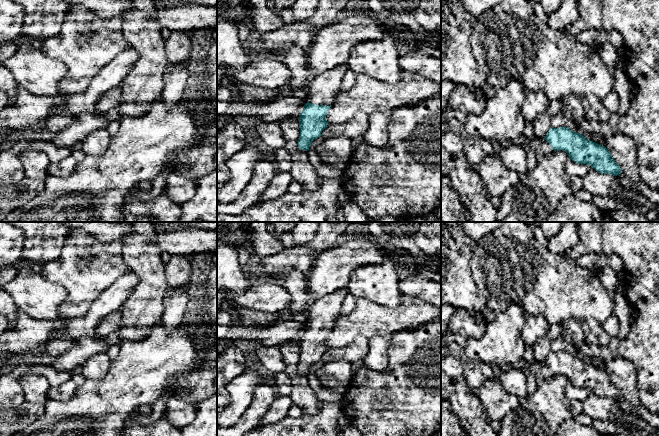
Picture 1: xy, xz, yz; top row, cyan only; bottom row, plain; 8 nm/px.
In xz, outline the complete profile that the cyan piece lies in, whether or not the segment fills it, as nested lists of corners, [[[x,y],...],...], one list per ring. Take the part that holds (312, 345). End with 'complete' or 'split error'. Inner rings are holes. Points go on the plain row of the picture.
[[[347,288],[324,295],[313,301],[308,309],[307,327],[299,341],[298,371],[308,375],[312,365],[327,351],[326,339],[340,316],[341,305],[349,293]]] | split error

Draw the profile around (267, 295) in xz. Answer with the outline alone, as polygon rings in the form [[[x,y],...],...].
[[[260,276],[247,291],[235,296],[232,302],[255,311],[279,313],[289,309],[292,297],[281,282]]]

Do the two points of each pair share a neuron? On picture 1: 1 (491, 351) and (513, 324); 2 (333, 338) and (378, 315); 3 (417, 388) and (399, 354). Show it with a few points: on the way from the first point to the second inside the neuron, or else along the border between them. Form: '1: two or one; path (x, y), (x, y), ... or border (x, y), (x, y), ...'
1: one; path (498, 344), (506, 331)
2: one; path (344, 331), (360, 321), (367, 320)
3: one; path (417, 380), (417, 372), (407, 362)

